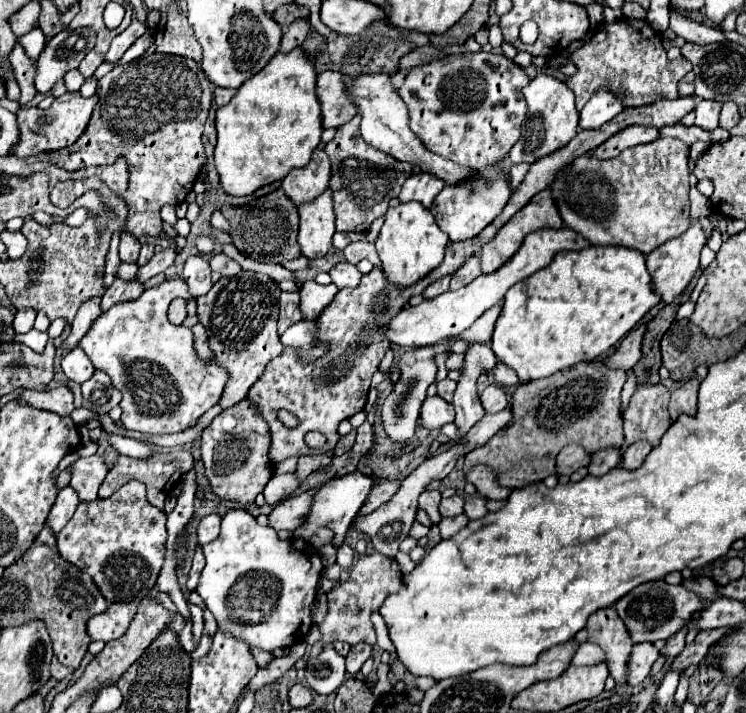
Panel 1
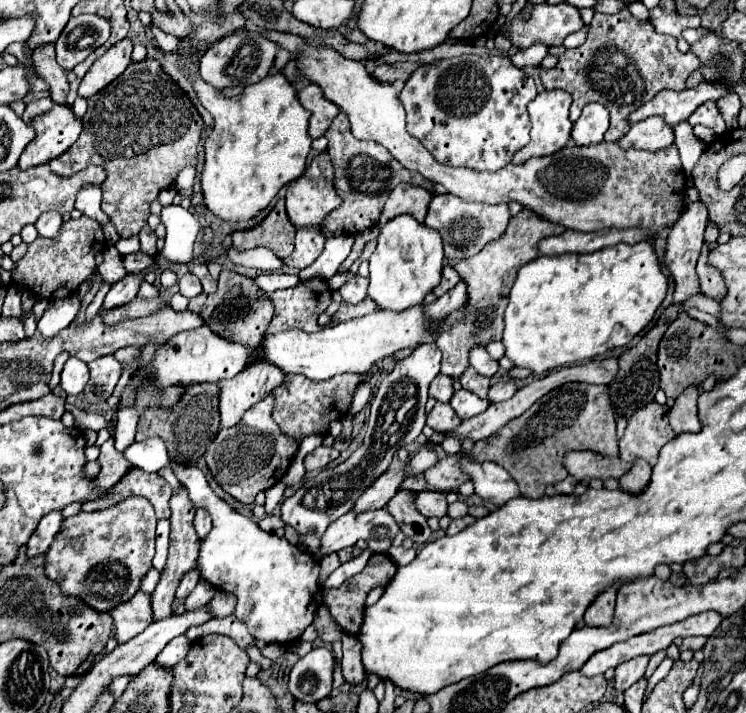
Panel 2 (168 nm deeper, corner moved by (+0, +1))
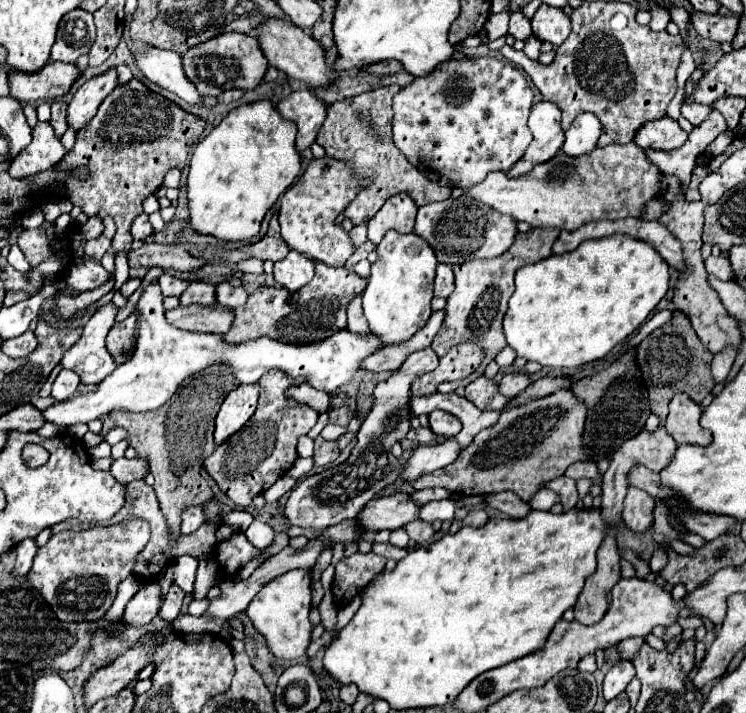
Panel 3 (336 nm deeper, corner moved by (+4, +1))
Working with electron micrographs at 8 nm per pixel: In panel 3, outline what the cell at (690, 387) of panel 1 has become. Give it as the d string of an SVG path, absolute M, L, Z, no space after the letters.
M679 392L669 402L669 416L665 420L665 428L677 444L707 446L711 442L711 434L705 428L701 428L699 416L701 406L695 404L687 394Z

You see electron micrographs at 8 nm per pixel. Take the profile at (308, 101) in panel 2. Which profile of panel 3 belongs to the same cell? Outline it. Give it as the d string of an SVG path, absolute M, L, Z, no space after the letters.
M299 90L283 98L277 104L277 110L283 118L293 120L297 124L299 132L297 132L295 146L297 150L305 150L315 142L319 128L323 126L327 104L321 102L311 90Z

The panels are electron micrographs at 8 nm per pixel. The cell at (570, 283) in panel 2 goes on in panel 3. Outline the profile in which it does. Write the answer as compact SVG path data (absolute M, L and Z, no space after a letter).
M609 236L587 240L569 254L553 254L537 264L519 268L515 274L515 292L503 318L507 344L517 356L539 362L549 368L575 368L585 362L603 358L613 346L635 332L649 312L659 304L669 288L669 266L653 246L631 236Z

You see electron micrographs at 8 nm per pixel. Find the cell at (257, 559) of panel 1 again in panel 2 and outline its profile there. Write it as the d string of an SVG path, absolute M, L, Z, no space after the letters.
M147 438L143 442L135 442L127 448L125 452L127 460L141 468L143 472L157 472L161 466L171 466L175 476L181 480L181 484L189 490L189 498L195 506L205 508L211 518L213 518L213 528L211 532L201 540L201 554L199 554L199 562L197 568L201 572L201 578L207 580L209 584L213 584L217 590L221 592L231 592L237 596L237 608L235 608L235 616L247 624L249 632L253 638L259 638L267 644L289 644L301 638L303 630L313 622L313 616L318 610L318 606L322 603L322 592L319 584L319 562L315 560L315 556L311 556L309 552L299 552L297 546L289 544L285 538L277 538L271 532L263 532L257 522L253 522L247 516L237 514L225 500L221 500L211 486L207 484L205 474L191 464L183 464L177 468L177 464L171 464L165 444L159 438Z

